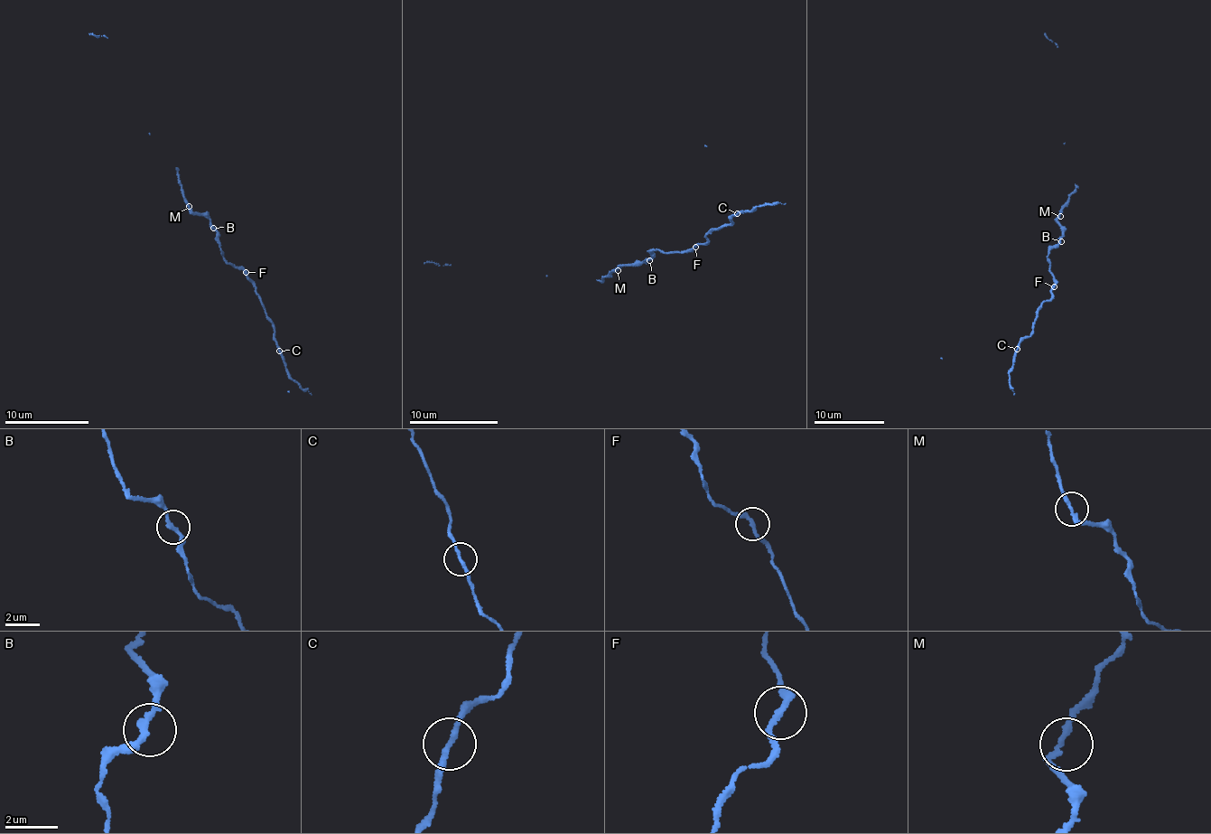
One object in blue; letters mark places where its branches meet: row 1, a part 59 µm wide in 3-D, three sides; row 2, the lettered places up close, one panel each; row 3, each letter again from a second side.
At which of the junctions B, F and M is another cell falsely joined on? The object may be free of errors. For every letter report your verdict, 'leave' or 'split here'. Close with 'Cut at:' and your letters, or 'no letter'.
B: leave
F: leave
M: leave
Cut at: no letter

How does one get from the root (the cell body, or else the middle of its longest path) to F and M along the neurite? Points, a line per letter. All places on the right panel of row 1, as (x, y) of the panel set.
F: (1058, 239), (1048, 255), (1054, 285)
M: (1058, 239), (1062, 231), (1057, 222), (1060, 216)

